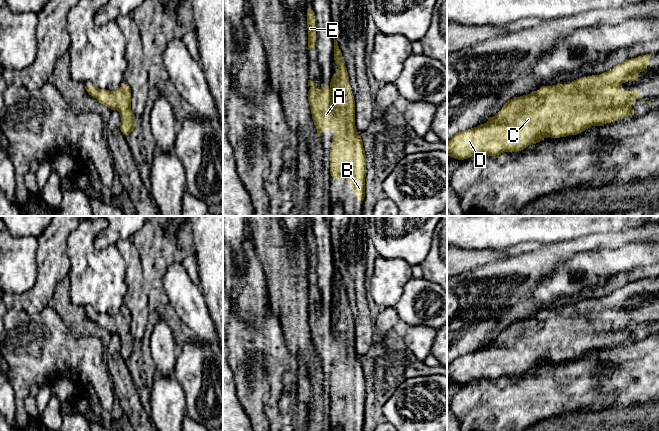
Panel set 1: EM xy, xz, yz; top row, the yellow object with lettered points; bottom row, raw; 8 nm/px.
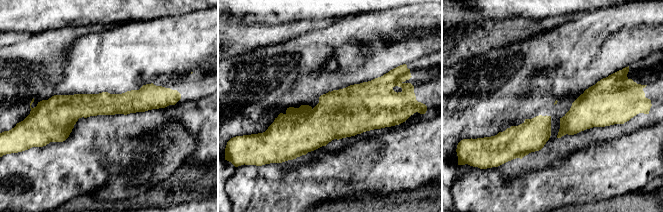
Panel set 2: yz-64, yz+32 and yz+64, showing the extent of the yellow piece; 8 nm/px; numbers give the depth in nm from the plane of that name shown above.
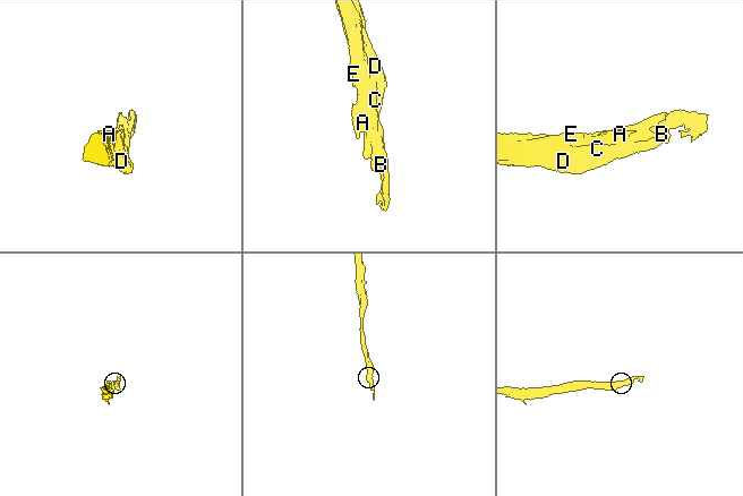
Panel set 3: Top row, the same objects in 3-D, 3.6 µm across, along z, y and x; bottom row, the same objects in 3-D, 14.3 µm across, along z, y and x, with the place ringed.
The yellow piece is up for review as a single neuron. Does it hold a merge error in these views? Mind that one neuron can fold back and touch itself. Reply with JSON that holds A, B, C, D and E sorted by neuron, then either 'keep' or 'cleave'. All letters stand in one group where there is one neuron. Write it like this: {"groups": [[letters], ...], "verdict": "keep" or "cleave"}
{"groups": [["A", "B", "C", "D", "E"]], "verdict": "keep"}

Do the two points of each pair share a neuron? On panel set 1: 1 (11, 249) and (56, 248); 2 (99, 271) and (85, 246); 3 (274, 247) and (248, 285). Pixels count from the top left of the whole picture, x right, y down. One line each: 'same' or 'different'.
1: different
2: same
3: different

